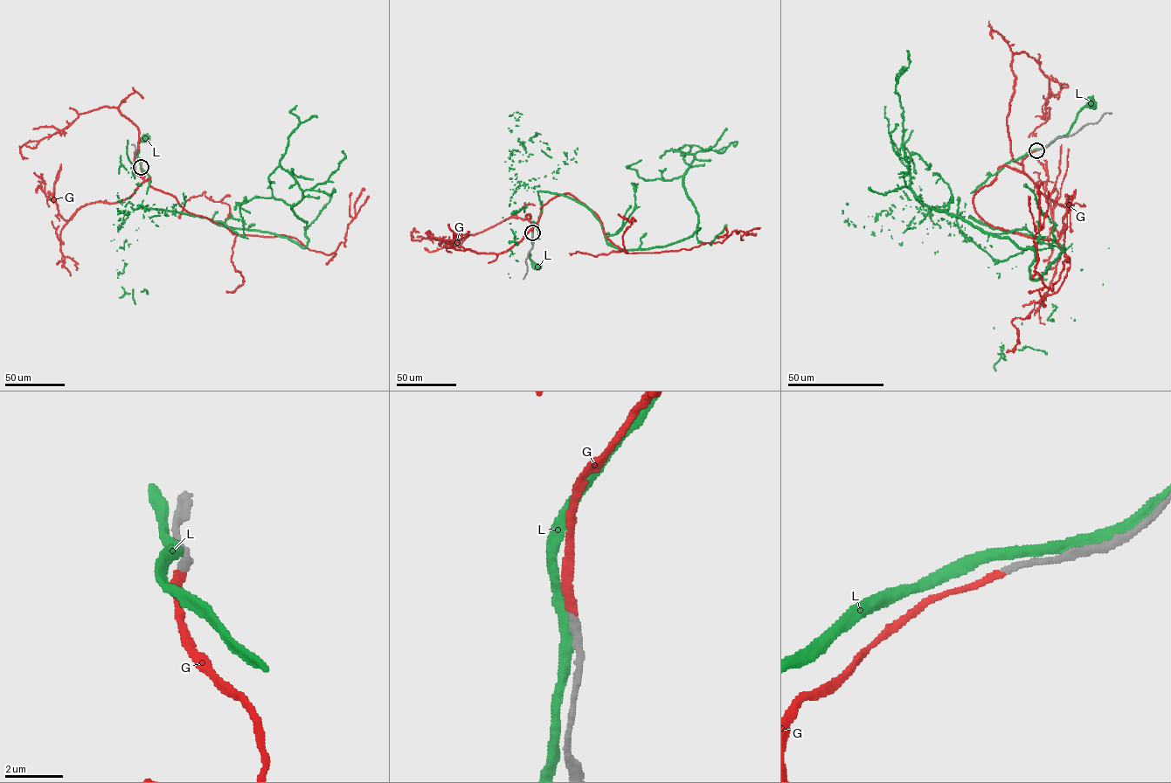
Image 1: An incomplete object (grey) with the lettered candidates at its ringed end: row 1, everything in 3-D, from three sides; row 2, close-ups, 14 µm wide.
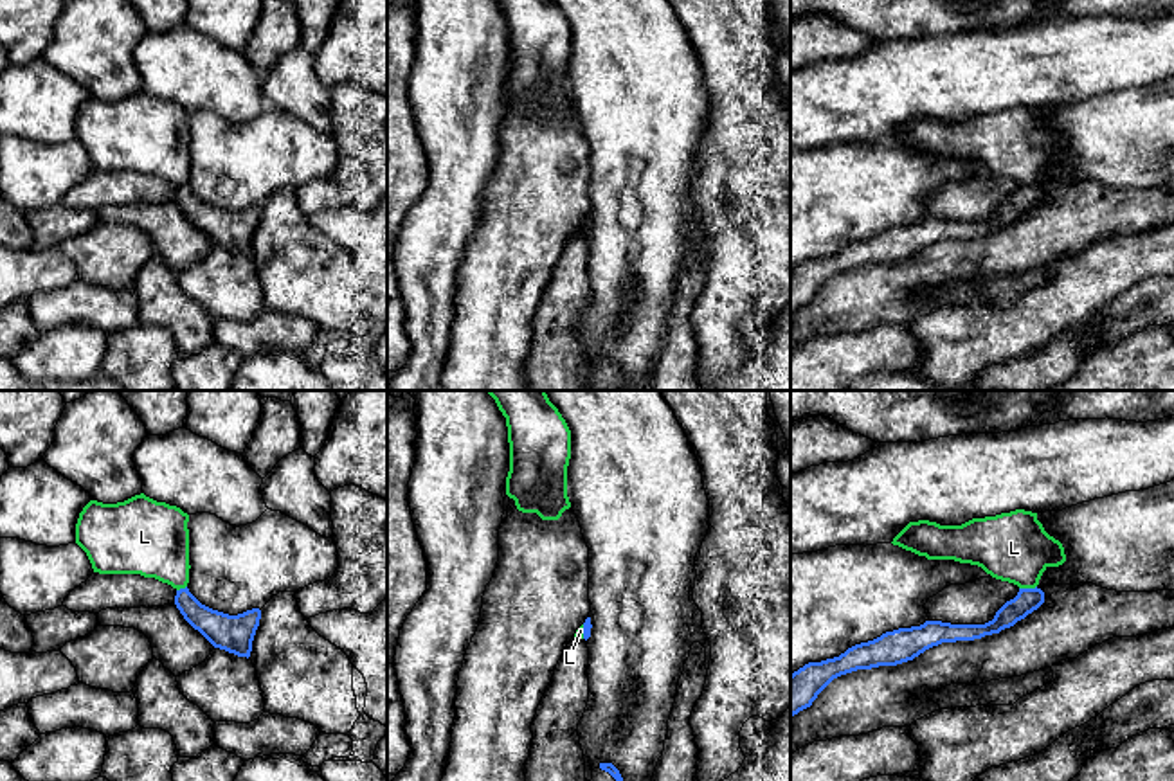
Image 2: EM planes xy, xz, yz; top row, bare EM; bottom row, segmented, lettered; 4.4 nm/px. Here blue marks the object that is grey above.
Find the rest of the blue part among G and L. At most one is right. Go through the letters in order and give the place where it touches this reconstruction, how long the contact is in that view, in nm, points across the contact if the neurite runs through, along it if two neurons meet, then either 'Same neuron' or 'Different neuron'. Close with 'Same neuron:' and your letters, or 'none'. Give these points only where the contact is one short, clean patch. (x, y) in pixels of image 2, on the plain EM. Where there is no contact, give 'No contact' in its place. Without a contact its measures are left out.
G: No contact. Same neuron
L: Touches blue at yz (1027, 186). Shared border 80 nm. Boundary: yz (1036, 182), (1020, 186). Different neuron
Same neuron: G

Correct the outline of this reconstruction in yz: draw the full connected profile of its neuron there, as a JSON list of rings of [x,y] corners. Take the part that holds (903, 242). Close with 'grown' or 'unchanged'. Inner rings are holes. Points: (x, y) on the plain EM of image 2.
[[[1019,185],[985,221],[951,221],[926,218],[920,223],[899,225],[880,234],[855,241],[844,250],[821,259],[808,259],[790,272],[790,313],[812,302],[817,292],[837,274],[879,263],[897,263],[913,257],[942,239],[974,238],[1014,223],[1044,200],[1041,185]]]; unchanged

